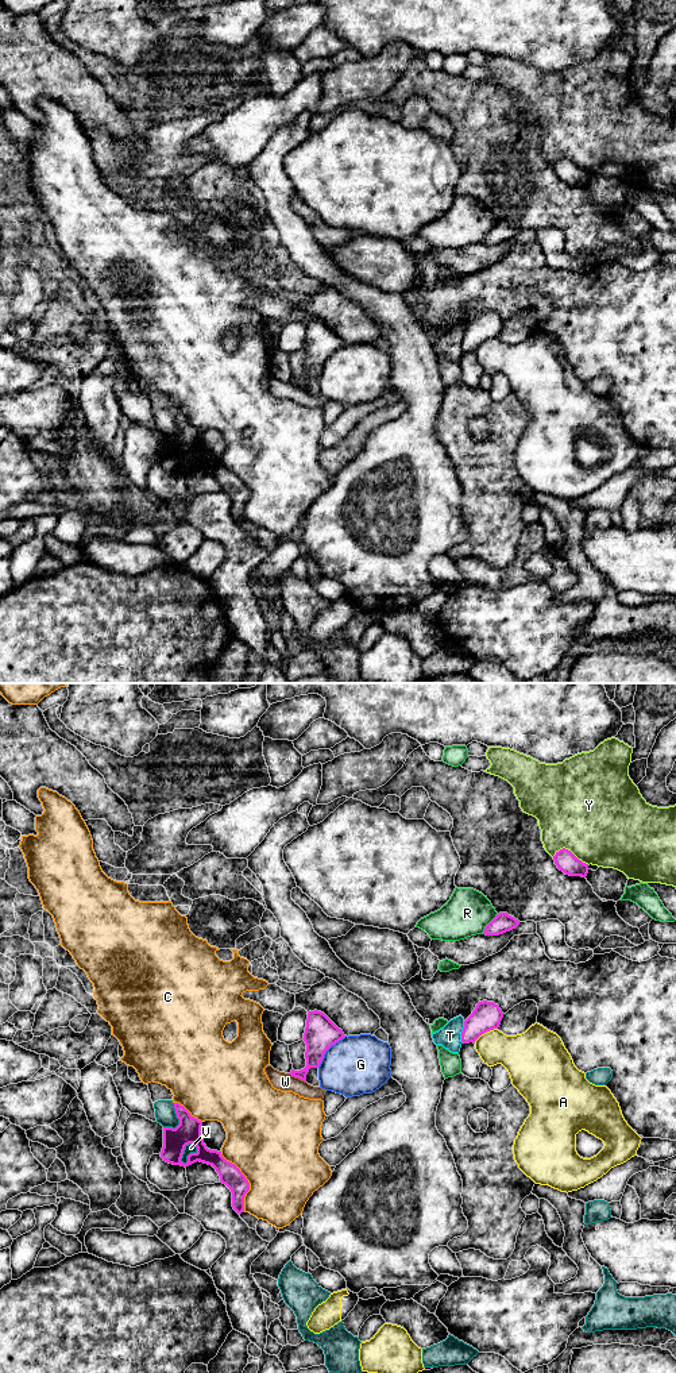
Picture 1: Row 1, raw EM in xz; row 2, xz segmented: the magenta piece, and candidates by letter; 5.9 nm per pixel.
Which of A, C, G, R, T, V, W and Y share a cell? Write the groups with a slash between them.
A / C / G / R / T / V / W / Y

